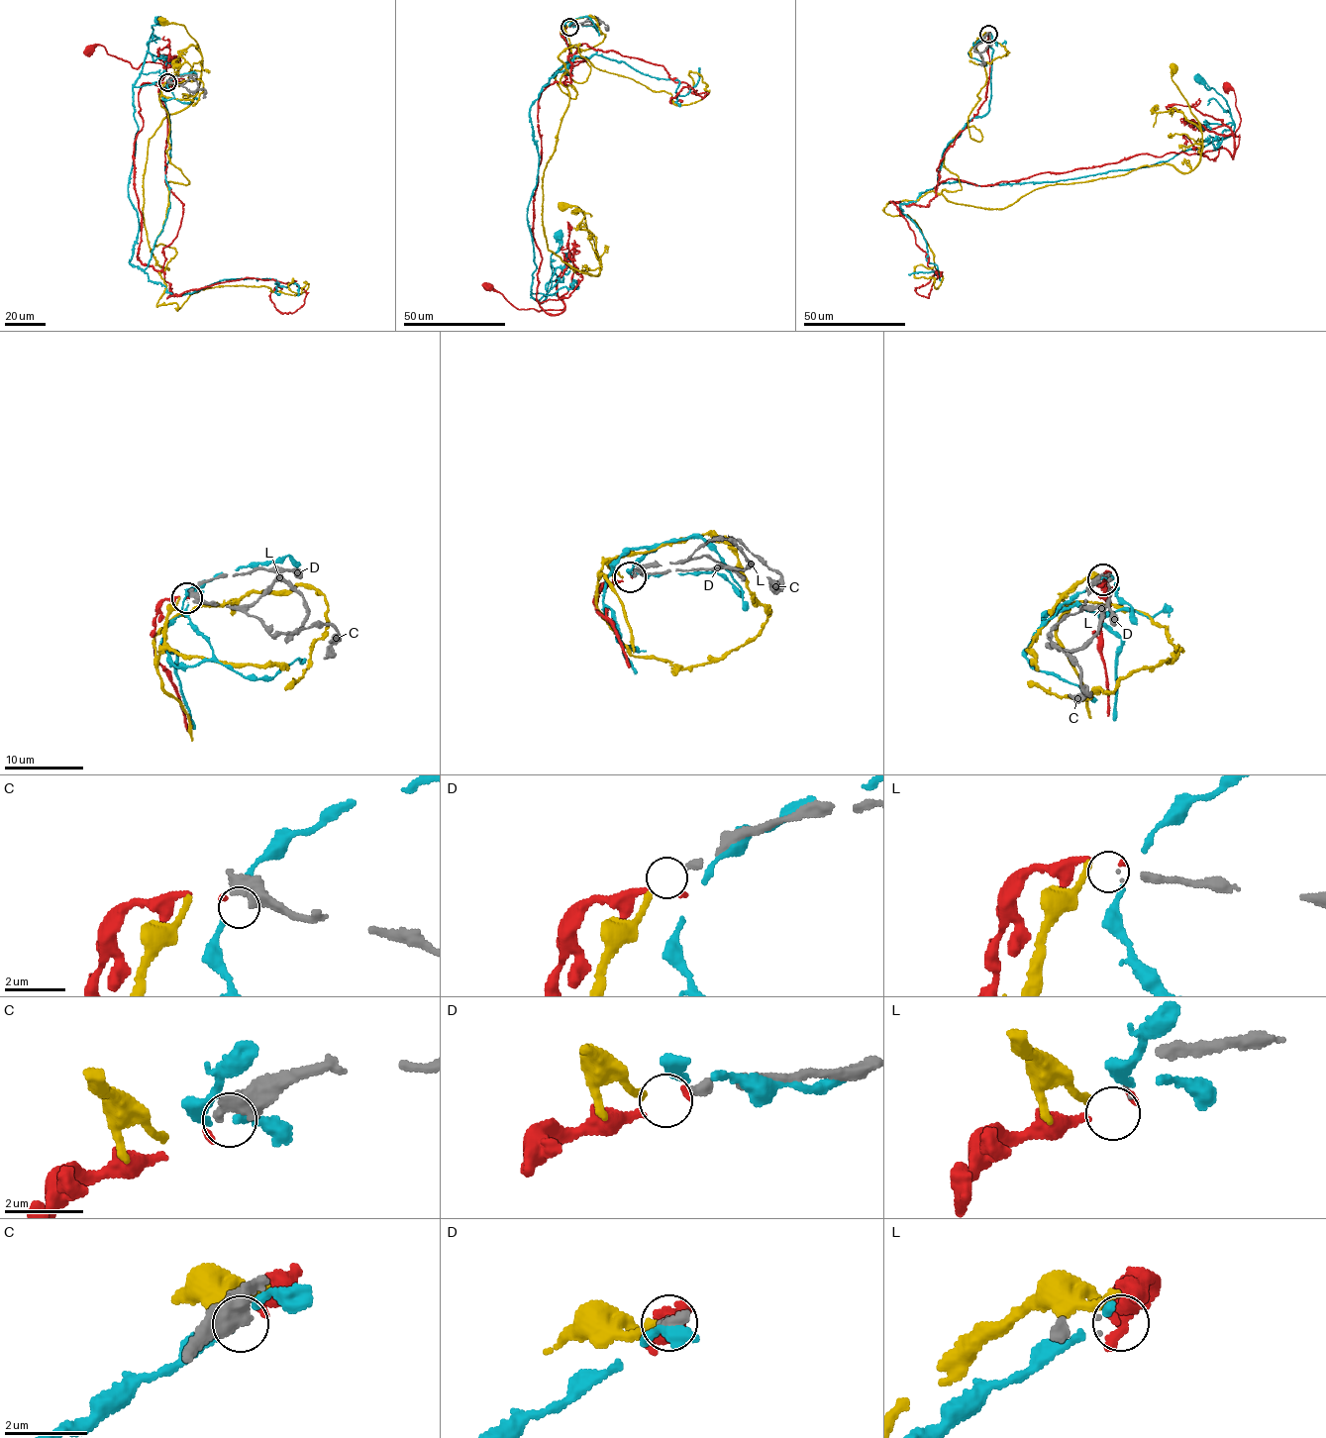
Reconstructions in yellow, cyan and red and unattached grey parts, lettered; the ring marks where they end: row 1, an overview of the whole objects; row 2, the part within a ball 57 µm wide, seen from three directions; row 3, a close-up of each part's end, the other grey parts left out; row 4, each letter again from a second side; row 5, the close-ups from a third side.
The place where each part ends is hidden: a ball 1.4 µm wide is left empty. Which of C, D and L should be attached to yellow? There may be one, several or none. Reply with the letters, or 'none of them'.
D

